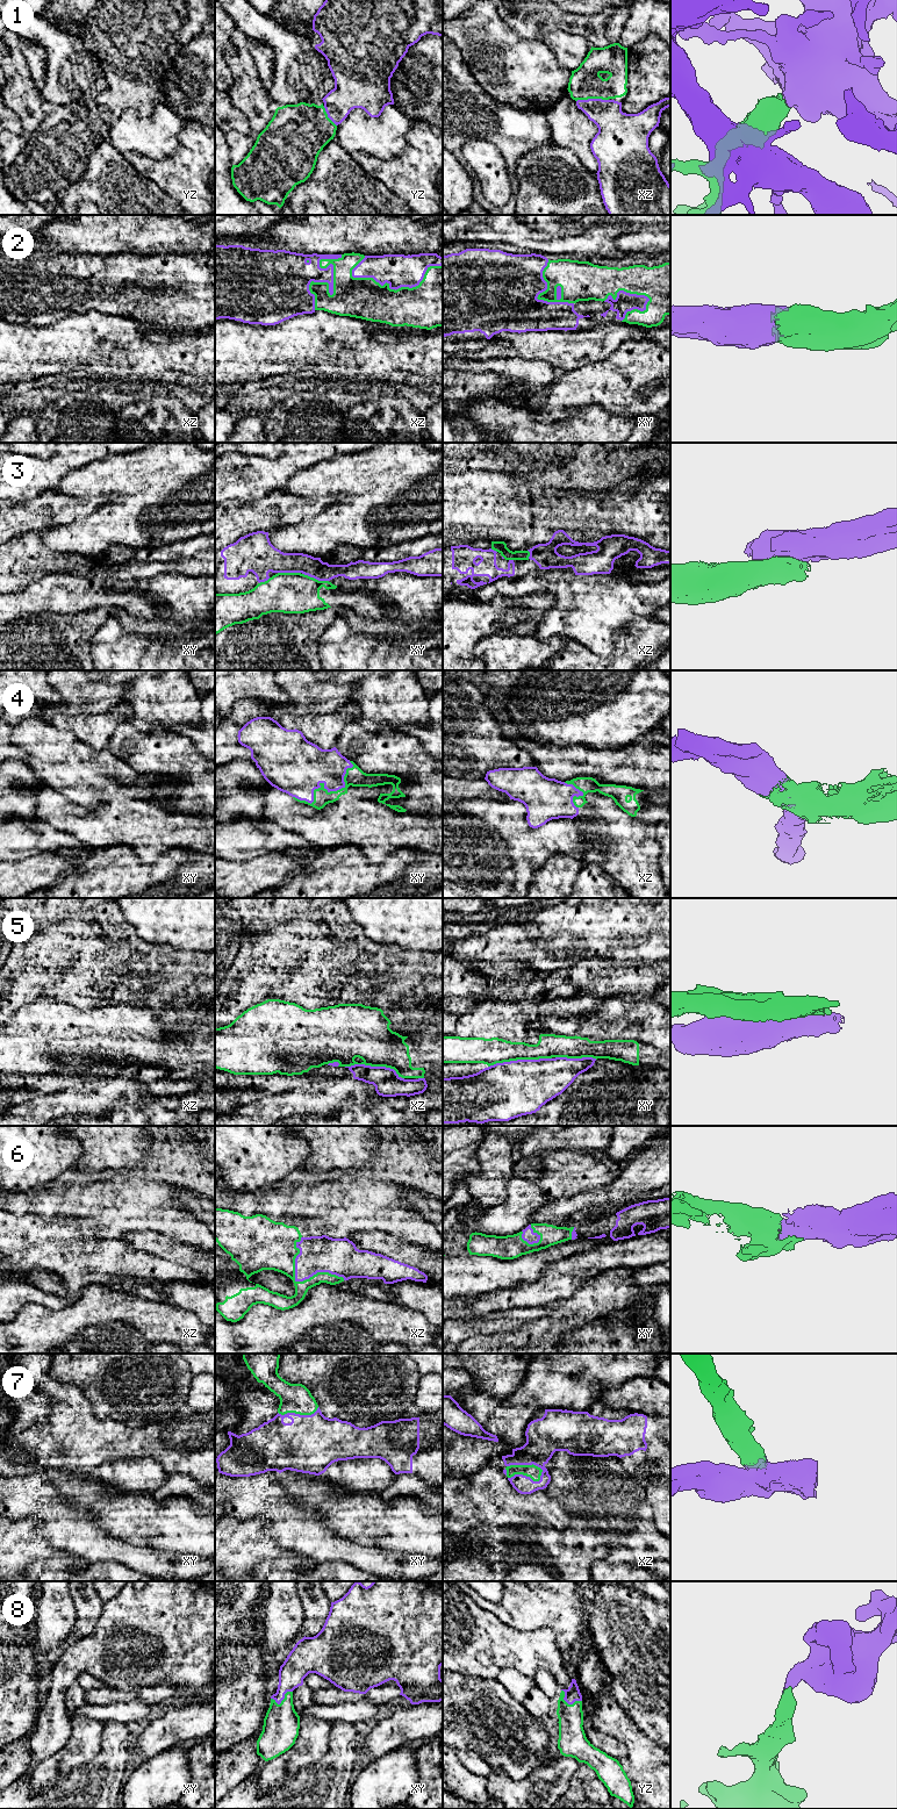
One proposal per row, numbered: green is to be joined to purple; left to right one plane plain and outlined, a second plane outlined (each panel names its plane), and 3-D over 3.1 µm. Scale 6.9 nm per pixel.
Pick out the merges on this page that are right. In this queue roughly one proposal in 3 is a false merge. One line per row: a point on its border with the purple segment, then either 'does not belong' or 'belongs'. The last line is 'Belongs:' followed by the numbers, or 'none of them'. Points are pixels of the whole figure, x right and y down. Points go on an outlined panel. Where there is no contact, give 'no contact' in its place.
1: xz (591, 99) | belongs
2: xz (332, 287) | belongs
3: xy (315, 578) | does not belong
4: xy (324, 787) | belongs
5: xy (519, 1060) | does not belong
6: xz (301, 1280) | belongs
7: xz (525, 1464) | belongs
8: yz (568, 1703) | belongs
Belongs: 1, 2, 4, 6, 7, 8

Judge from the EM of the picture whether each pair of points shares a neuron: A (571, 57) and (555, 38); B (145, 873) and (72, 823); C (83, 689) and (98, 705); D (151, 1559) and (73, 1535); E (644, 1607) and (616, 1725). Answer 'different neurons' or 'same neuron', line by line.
A: same neuron
B: different neurons
C: same neuron
D: same neuron
E: different neurons

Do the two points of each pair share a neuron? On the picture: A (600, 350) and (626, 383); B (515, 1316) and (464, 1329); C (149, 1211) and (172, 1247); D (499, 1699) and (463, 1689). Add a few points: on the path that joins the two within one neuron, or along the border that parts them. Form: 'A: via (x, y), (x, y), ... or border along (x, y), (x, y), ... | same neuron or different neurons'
A: border along (605, 359), (579, 366) | different neurons
B: via (502, 1321), (476, 1326) | same neuron
C: border along (138, 1230), (153, 1230), (172, 1235), (191, 1244) | different neurons
D: via (489, 1699), (472, 1699) | same neuron

